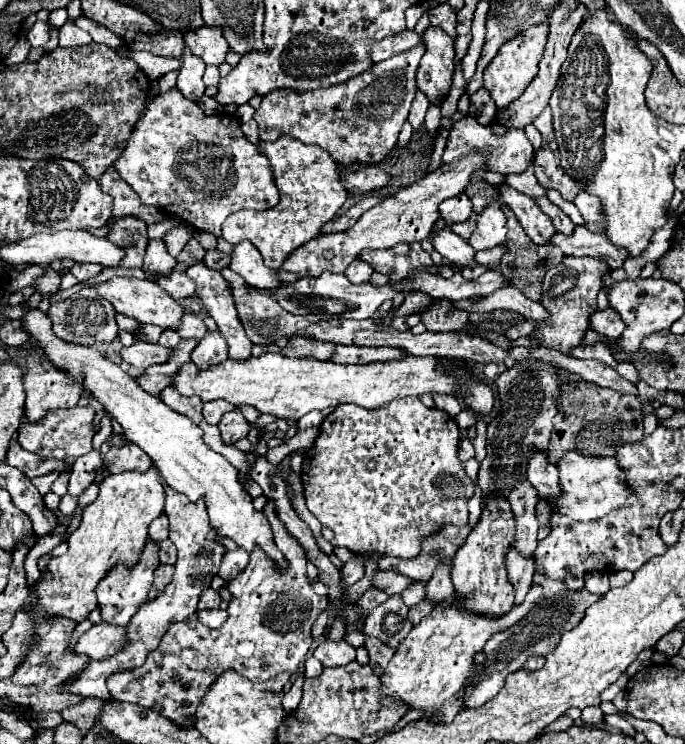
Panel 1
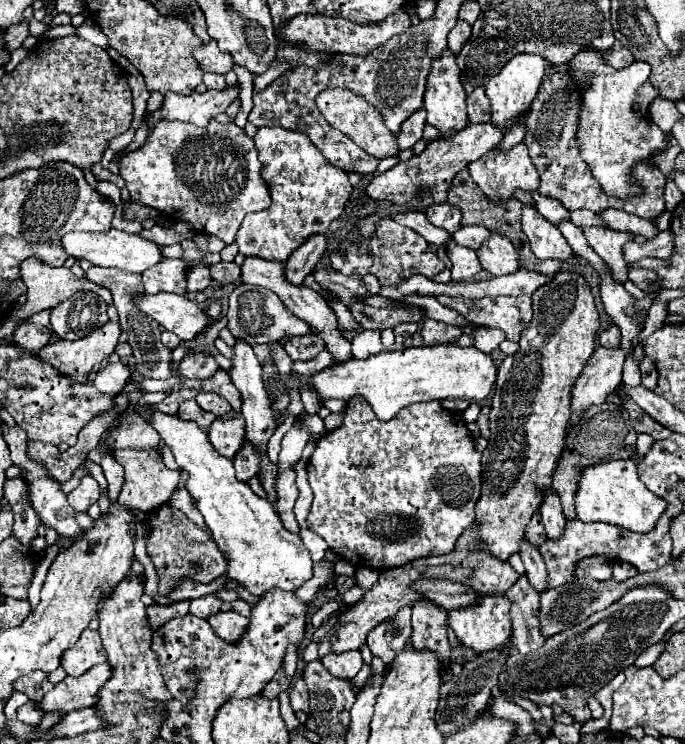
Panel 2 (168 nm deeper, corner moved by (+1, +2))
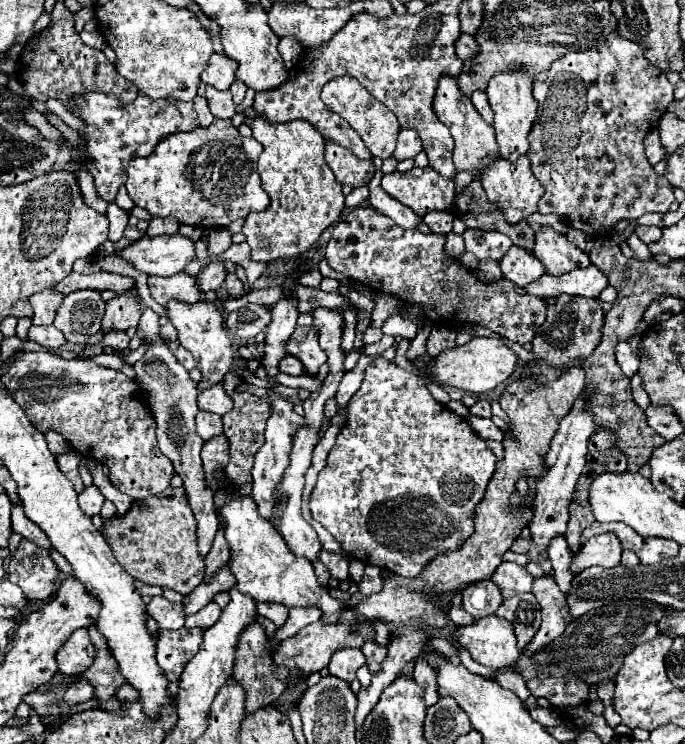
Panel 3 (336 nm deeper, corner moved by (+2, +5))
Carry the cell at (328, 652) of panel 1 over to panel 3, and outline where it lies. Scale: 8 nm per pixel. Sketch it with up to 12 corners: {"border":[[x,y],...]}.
{"border":[[340,649],[328,671],[346,683],[366,659],[360,649]]}

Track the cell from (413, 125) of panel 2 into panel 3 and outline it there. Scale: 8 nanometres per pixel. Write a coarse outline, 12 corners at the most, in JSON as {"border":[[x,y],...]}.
{"border":[[402,129],[394,159],[414,159],[422,141],[414,129]]}

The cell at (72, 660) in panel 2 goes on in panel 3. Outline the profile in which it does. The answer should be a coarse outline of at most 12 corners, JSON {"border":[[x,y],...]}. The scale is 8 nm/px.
{"border":[[76,629],[56,653],[58,671],[82,675],[96,649]]}

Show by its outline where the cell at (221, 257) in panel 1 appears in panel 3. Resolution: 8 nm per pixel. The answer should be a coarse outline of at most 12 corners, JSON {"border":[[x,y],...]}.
{"border":[[228,273],[226,287],[234,297],[244,295],[244,285],[234,273]]}

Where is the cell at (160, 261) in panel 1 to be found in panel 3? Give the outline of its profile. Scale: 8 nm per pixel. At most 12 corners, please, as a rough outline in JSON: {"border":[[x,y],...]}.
{"border":[[148,277],[152,297],[168,301],[196,303],[202,299],[194,277]]}

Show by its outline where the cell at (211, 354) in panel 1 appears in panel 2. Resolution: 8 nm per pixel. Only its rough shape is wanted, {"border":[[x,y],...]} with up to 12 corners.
{"border":[[191,352],[179,364],[185,378],[211,378],[217,360]]}

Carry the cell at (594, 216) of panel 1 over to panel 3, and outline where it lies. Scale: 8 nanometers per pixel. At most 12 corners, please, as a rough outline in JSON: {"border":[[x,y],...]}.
{"border":[[636,227],[636,235],[644,243],[654,243],[662,237],[660,227]]}

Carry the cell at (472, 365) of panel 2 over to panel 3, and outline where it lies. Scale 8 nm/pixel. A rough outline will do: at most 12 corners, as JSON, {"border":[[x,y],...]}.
{"border":[[474,337],[434,359],[448,387],[486,393],[518,355],[500,337]]}

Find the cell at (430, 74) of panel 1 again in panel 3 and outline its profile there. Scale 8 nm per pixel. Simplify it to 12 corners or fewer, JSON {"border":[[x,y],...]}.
{"border":[[442,77],[434,111],[454,137],[454,165],[474,179],[500,159],[494,127]]}

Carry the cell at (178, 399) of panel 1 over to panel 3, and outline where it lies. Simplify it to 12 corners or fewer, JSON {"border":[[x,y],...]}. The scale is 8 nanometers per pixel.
{"border":[[200,411],[198,435],[208,441],[222,433],[222,417]]}

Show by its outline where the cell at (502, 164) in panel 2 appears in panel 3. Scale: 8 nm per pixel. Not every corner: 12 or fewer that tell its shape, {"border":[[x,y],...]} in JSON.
{"border":[[522,155],[484,169],[482,187],[510,225],[538,211],[544,187]]}

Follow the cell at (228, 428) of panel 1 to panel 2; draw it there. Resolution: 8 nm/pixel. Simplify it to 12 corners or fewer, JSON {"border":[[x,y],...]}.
{"border":[[241,414],[217,418],[209,440],[233,458],[245,442]]}

